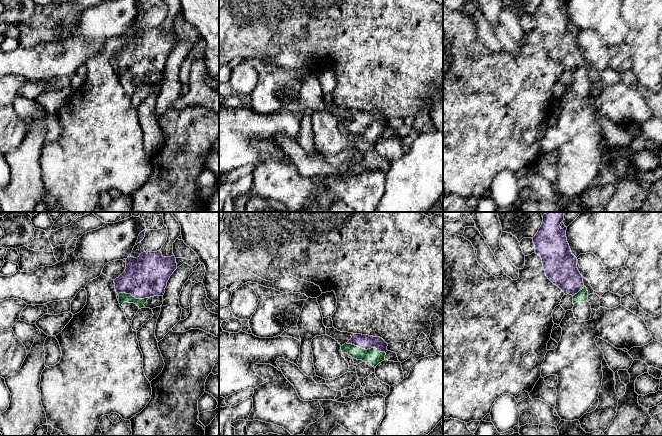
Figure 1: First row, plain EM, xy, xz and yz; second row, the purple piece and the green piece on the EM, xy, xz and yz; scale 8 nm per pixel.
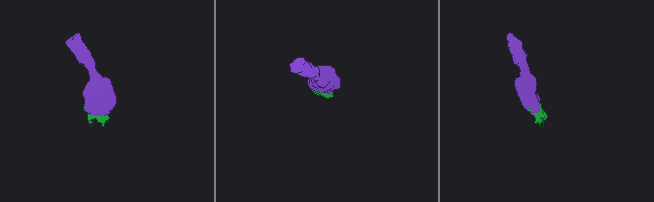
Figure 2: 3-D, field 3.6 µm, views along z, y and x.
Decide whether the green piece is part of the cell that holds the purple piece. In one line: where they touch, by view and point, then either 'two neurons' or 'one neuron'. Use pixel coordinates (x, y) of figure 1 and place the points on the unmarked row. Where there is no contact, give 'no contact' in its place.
xz (366, 125) | one neuron

